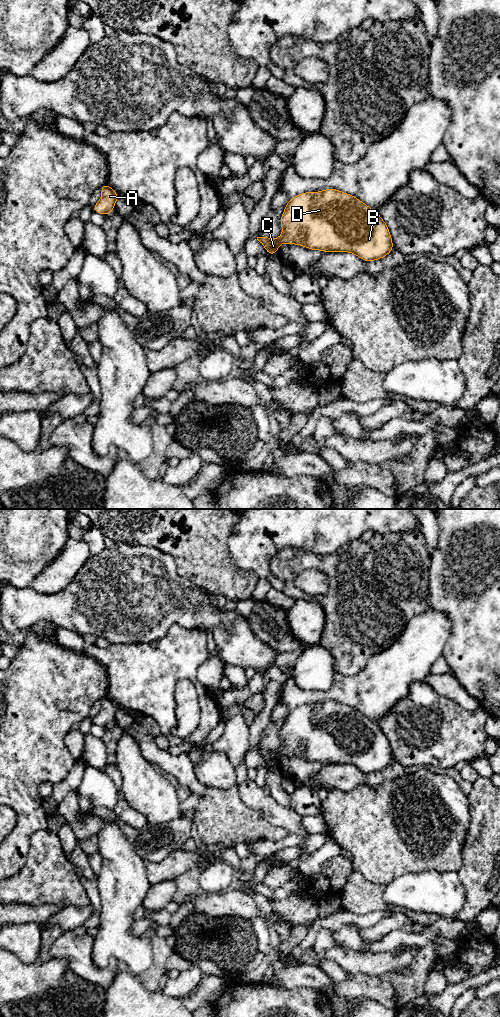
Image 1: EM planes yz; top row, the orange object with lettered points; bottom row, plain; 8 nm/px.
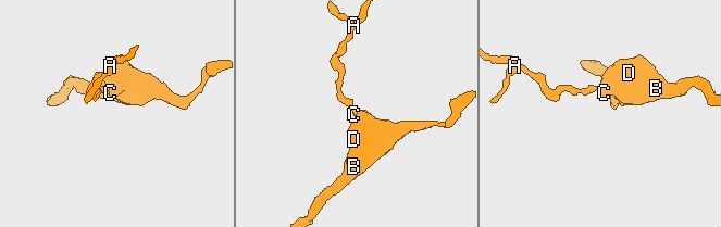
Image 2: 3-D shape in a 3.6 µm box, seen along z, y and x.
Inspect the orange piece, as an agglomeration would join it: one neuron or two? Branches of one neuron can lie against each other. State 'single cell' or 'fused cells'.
single cell

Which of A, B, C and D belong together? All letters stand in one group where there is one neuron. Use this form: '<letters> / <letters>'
A B C D

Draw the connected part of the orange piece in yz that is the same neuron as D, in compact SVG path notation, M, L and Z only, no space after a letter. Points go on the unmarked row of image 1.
M337 701L304 704L291 710L280 730L283 745L277 751L257 749L268 767L277 766L281 755L296 756L311 762L350 764L365 774L379 772L394 760L387 736L378 724L355 708Z

